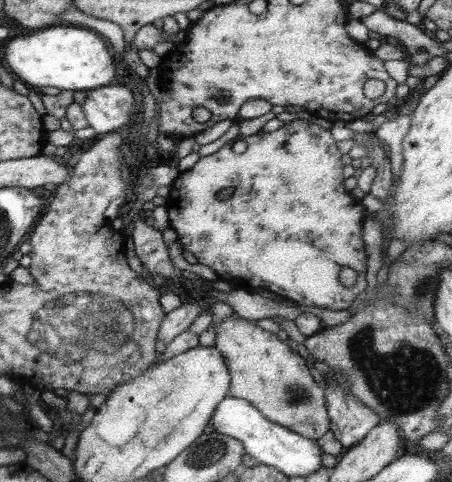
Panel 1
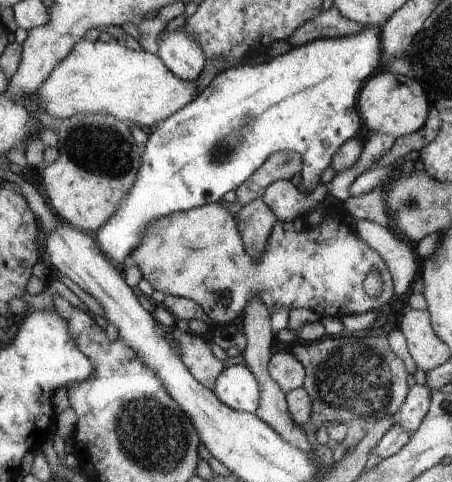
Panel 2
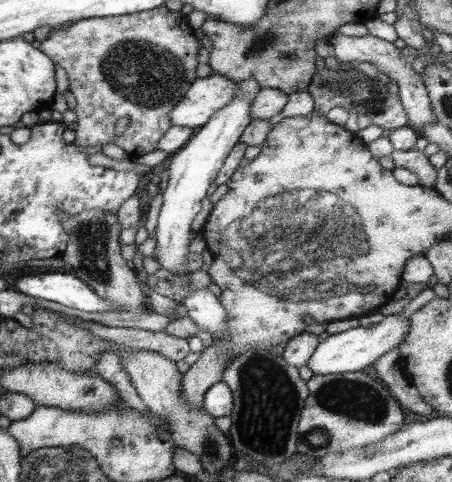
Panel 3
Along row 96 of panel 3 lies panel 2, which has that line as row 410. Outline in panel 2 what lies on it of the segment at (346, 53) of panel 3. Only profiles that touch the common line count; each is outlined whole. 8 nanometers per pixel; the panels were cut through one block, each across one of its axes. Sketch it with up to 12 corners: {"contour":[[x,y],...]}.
{"contour":[[413,384],[395,412],[411,434],[431,408],[431,390]]}

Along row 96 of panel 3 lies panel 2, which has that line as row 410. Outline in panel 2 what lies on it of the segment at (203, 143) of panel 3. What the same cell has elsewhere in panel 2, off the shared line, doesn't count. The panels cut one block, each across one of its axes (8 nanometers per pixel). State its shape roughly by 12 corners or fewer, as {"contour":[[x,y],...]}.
{"contour":[[245,364],[225,368],[211,392],[235,412],[259,408],[259,382]]}

